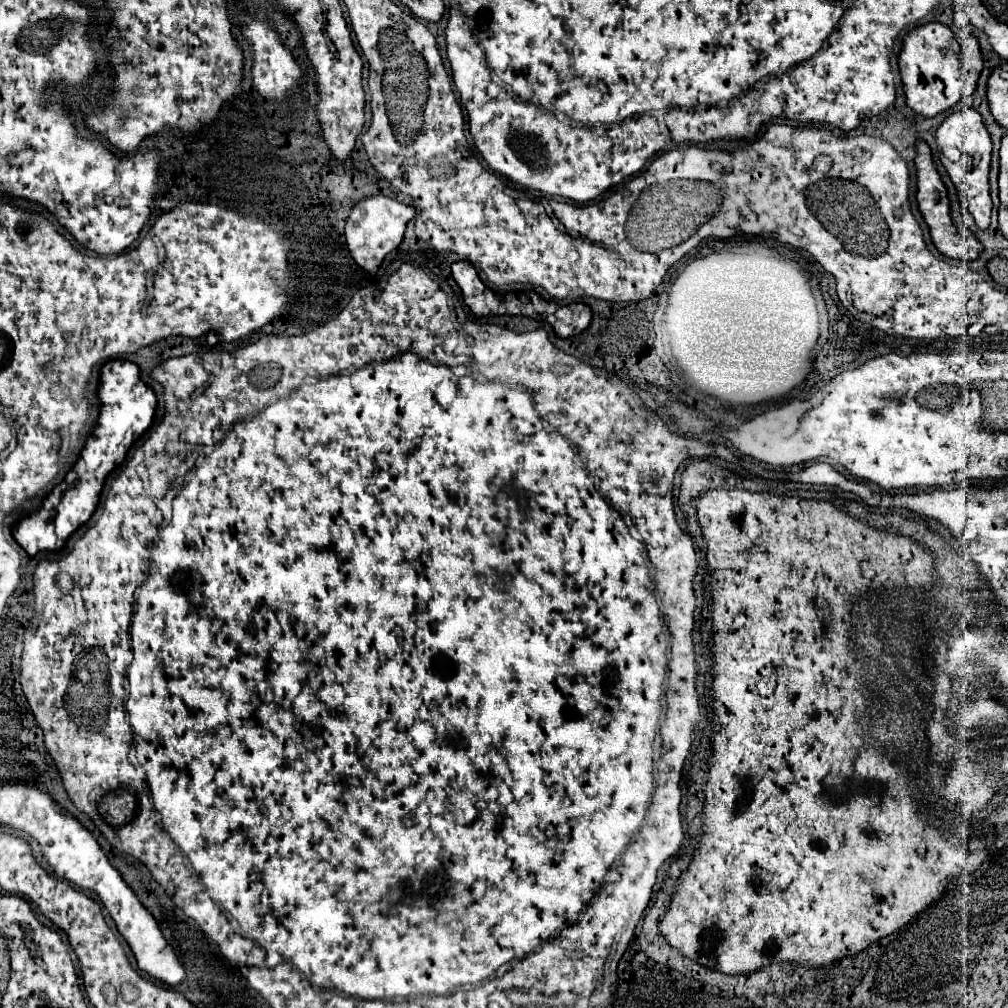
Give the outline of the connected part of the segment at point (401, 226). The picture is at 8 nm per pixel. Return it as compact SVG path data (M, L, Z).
M370 196L366 200L360 200L354 206L350 218L346 220L346 230L344 230L346 244L348 244L348 250L350 250L350 256L354 258L354 262L368 274L376 274L384 256L388 252L392 252L394 248L398 248L398 244L402 242L406 224L412 218L414 218L414 208L406 206L398 200L392 200L386 196Z

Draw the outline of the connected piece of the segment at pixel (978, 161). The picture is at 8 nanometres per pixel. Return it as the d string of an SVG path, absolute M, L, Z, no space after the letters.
M958 110L954 114L950 114L940 128L936 130L936 144L938 148L946 148L946 146L956 146L962 152L960 162L950 162L948 158L940 158L940 162L944 164L946 172L950 174L950 178L956 178L956 172L962 172L962 180L956 184L958 192L964 196L966 202L966 210L970 212L970 216L974 218L976 226L980 230L986 230L990 226L990 210L992 210L992 200L990 200L990 188L988 188L988 170L990 170L990 152L992 152L992 140L990 134L984 126L982 116L976 110Z

